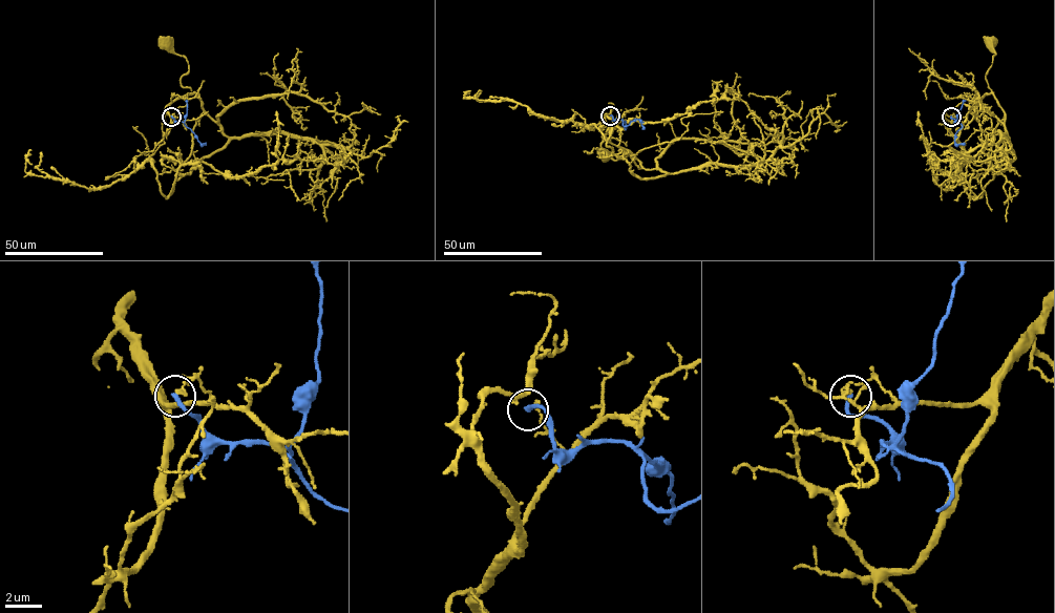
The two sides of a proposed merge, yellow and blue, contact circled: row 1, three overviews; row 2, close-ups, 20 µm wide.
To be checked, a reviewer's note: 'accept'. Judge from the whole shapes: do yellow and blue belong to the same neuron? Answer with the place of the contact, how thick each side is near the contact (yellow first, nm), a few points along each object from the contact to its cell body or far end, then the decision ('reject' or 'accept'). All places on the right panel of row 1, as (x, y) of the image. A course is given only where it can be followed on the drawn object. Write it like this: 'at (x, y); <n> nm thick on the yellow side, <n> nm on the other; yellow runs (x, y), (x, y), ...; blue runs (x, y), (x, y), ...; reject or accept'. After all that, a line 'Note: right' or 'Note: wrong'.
at (951, 117); 140 nm thick on the yellow side, 280 nm on the other; yellow runs (951, 115), (964, 117), (991, 92), (986, 77), (995, 54), (991, 43); blue runs (951, 117), (962, 125), (954, 142), (965, 143); reject
Note: wrong

